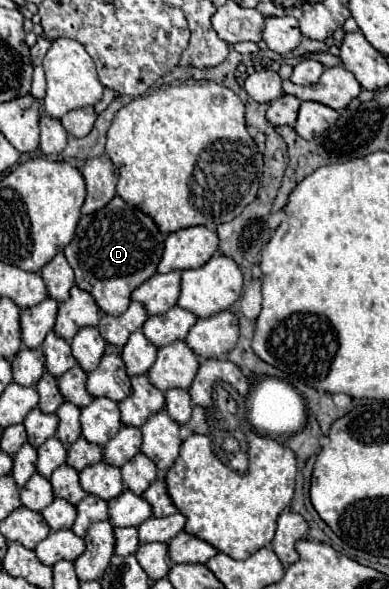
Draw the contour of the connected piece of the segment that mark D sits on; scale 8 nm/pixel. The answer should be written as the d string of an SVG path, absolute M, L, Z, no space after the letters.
M117 195L101 211L79 219L75 237L65 247L65 257L75 271L77 287L91 293L103 313L121 315L131 303L133 289L157 271L163 247L165 235L155 221Z

